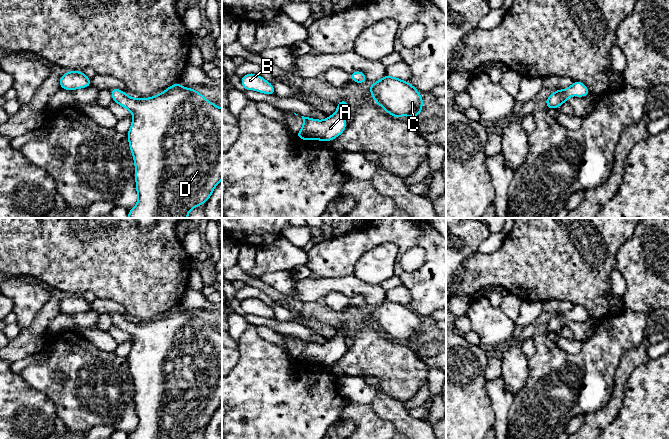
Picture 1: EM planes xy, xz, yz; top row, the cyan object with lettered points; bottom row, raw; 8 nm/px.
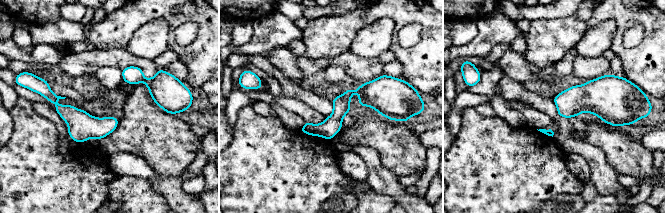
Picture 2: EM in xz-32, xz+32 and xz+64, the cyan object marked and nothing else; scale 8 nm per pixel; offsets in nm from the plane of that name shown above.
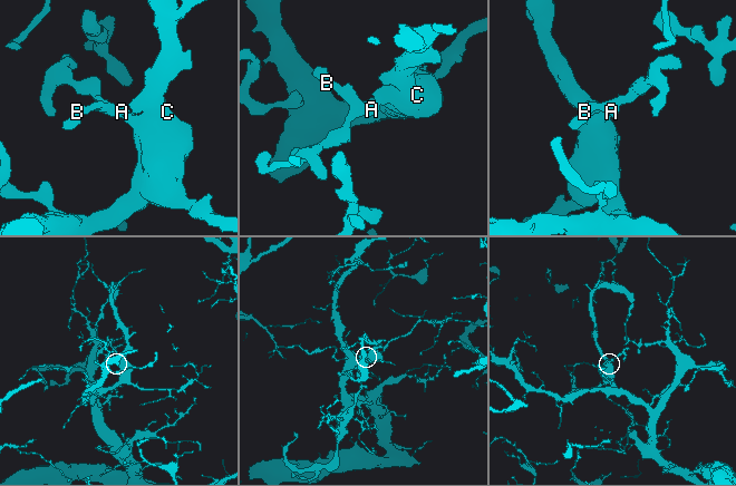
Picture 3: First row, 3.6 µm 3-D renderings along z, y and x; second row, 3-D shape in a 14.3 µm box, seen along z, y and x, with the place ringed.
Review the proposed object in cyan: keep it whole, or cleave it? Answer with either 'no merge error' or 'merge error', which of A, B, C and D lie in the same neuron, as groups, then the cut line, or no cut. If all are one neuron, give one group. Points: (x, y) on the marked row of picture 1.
no merge error; groups A B C D; cut none

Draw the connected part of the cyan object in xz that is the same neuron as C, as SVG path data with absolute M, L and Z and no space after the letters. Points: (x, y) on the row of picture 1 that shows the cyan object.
M388 74L369 86L376 103L393 117L421 115L423 99L410 82Z

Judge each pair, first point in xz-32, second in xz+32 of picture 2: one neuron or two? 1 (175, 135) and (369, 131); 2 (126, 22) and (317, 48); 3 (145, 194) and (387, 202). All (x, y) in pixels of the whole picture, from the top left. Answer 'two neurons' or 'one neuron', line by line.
1: one neuron
2: one neuron
3: one neuron

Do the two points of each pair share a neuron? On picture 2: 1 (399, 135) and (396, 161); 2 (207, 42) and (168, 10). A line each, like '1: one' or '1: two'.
1: one
2: one

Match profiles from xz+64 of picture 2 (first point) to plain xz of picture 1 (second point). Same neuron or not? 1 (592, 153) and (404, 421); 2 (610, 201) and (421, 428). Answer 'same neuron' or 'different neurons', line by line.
1: same neuron
2: different neurons

